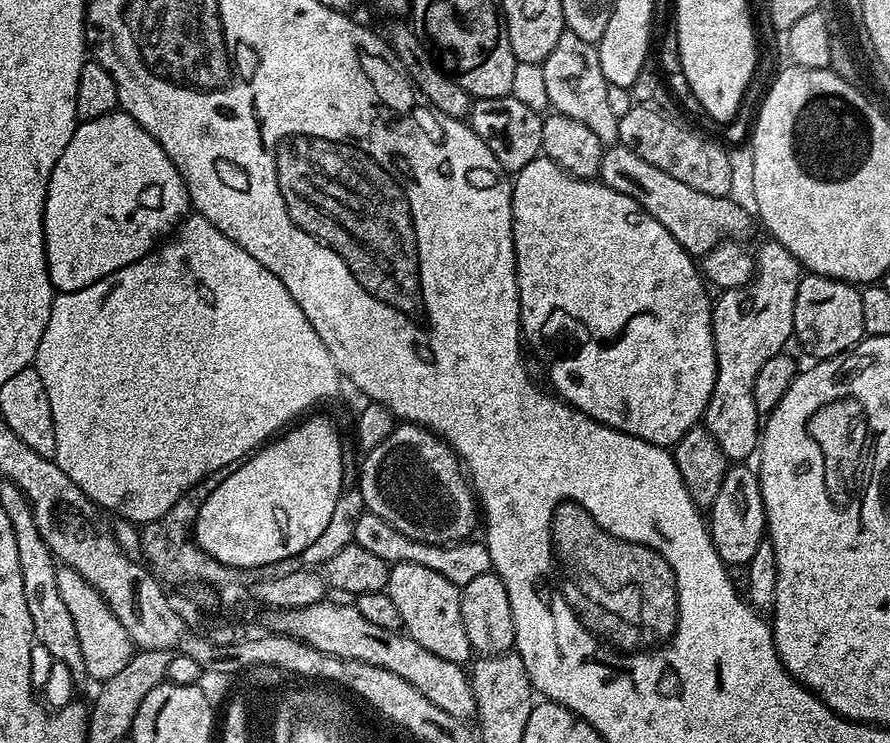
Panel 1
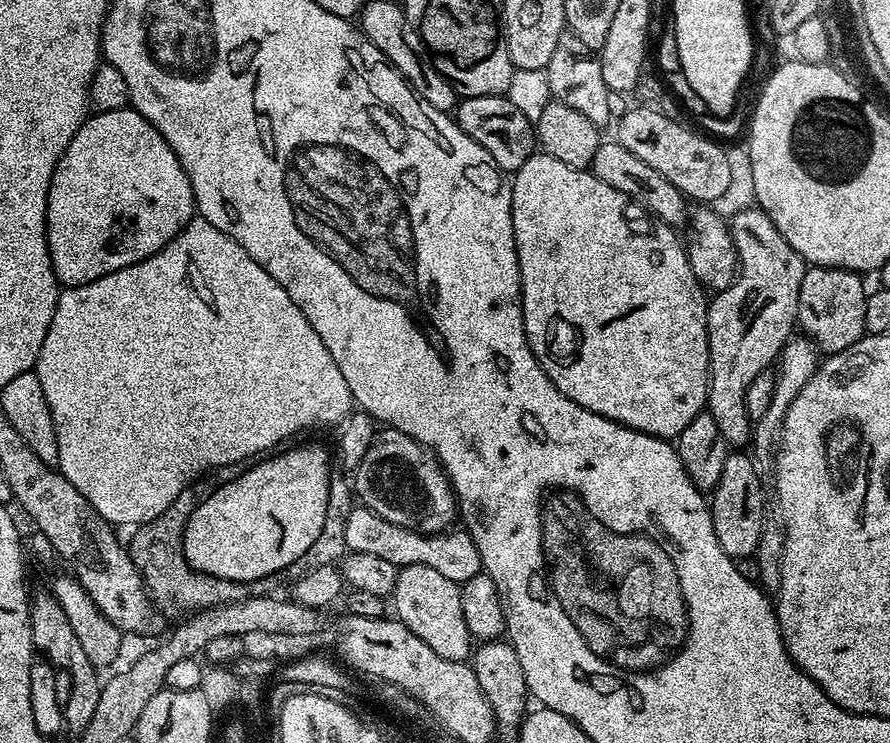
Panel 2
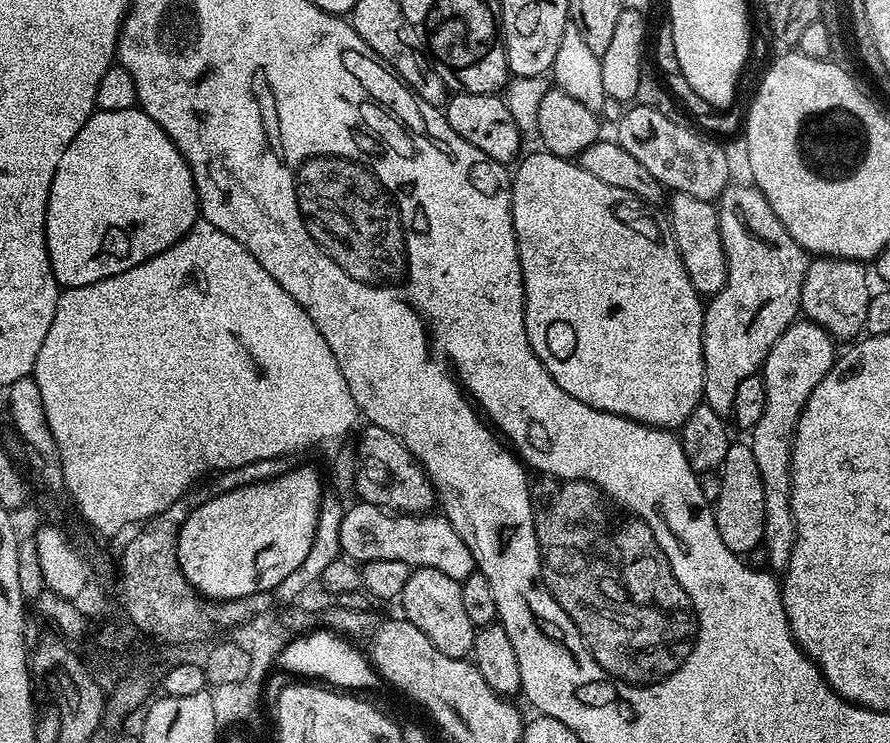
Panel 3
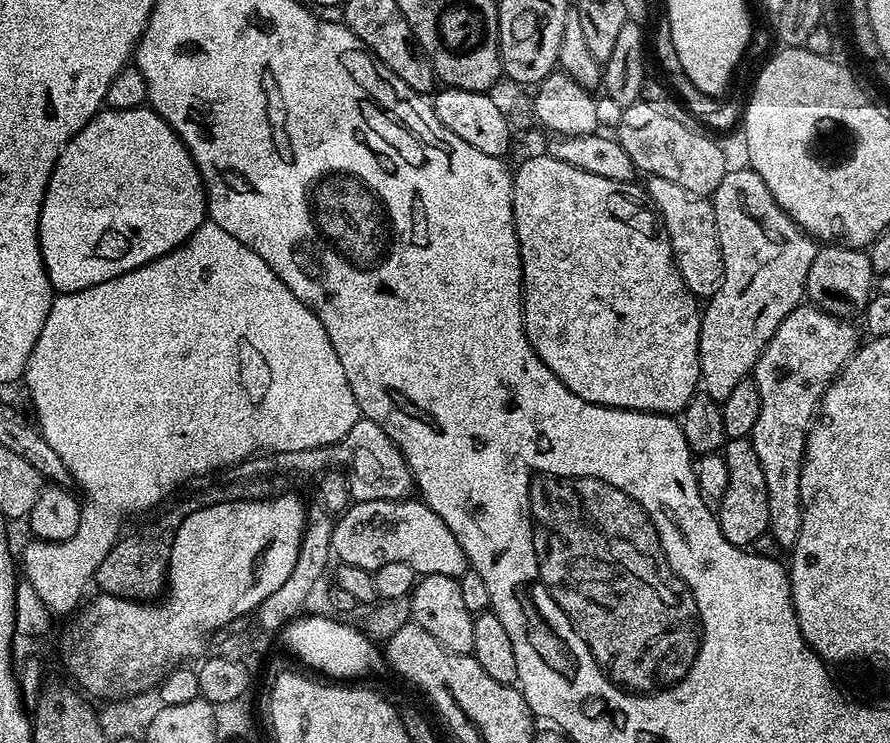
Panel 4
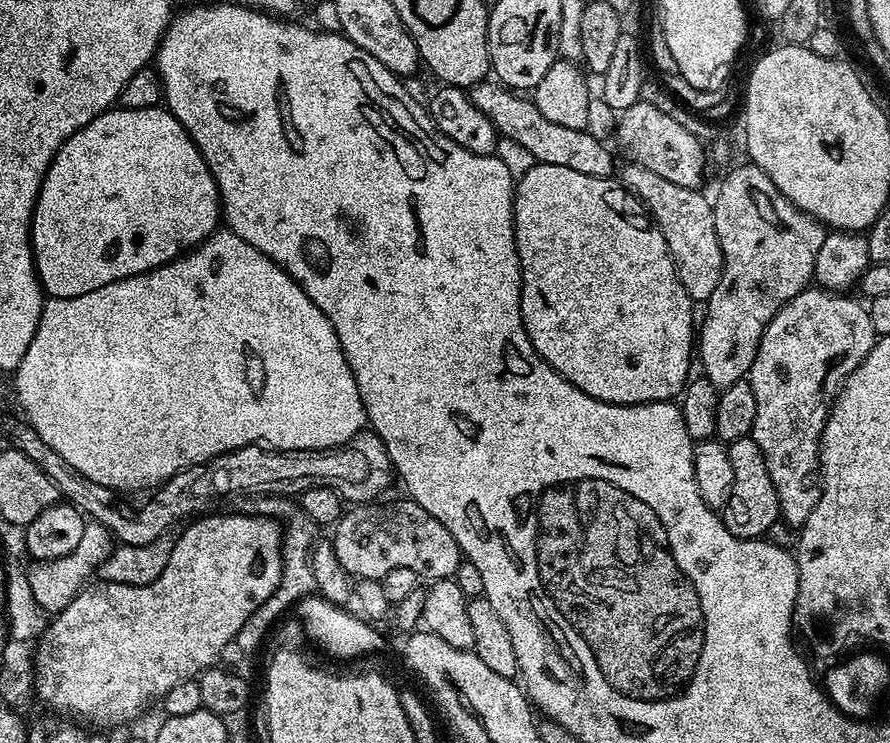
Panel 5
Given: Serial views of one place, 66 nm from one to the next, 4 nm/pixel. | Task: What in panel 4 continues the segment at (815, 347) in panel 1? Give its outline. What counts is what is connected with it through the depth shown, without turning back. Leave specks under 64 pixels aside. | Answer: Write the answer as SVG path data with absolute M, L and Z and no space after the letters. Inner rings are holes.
M839 242L829 243L817 251L810 266L806 296L815 307L832 316L856 318L874 295L874 273L867 251L863 248L849 248Z

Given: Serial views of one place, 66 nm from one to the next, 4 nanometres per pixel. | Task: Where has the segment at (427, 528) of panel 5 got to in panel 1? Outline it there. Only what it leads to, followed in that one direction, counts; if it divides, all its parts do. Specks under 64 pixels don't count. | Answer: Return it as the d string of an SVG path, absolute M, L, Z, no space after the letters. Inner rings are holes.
M363 511L357 520L357 526L354 527L354 542L362 546L362 550L370 550L370 554L382 558L389 566L401 564L402 562L414 562L418 566L430 566L430 570L438 570L442 578L454 582L457 586L463 586L466 582L471 582L473 578L479 578L480 575L492 571L490 562L490 550L476 538L461 540L451 546L443 544L424 544L420 540L410 538L402 534L390 522L378 518L378 514Z

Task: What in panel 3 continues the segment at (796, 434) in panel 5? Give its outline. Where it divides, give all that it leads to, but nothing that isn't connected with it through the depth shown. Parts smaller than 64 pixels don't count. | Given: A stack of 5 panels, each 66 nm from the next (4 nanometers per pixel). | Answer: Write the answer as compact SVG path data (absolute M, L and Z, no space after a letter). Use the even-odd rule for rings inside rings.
M807 318L797 319L774 342L770 354L764 359L762 375L766 386L766 410L762 410L762 418L758 418L758 426L750 430L750 443L754 450L754 458L758 462L758 474L762 478L762 494L766 498L766 518L764 519L763 551L768 551L767 567L773 573L783 574L788 570L788 563L796 545L796 523L792 513L792 438L796 435L796 423L818 382L826 378L838 355L838 344L833 336L822 326L812 323Z

